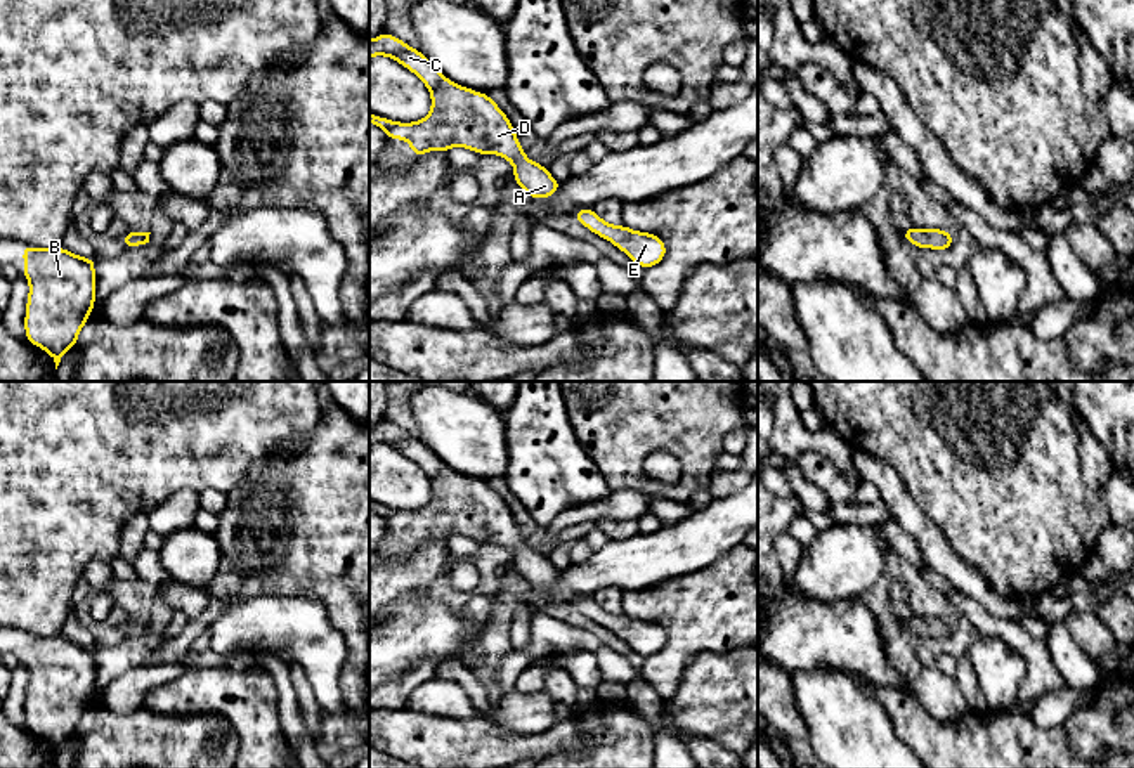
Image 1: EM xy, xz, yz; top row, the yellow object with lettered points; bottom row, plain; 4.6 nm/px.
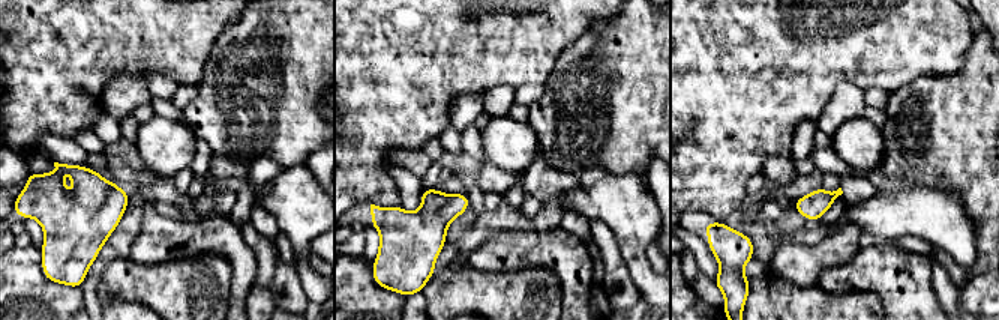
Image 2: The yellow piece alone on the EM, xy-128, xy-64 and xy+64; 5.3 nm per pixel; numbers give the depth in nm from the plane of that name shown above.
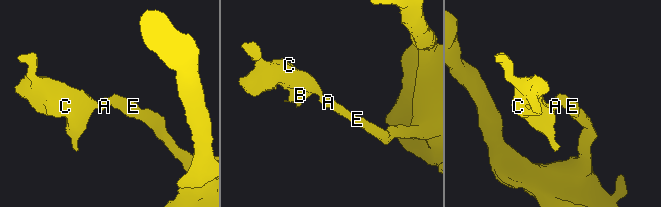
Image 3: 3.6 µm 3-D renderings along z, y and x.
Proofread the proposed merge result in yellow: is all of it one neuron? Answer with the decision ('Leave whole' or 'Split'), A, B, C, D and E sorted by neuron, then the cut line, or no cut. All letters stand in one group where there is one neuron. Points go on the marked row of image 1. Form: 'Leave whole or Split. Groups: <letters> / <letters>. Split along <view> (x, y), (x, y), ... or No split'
Leave whole. Groups: A B C D E. No split

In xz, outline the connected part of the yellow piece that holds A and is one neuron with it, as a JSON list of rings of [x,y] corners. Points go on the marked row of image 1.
[[[390,33],[369,40],[369,59],[375,55],[401,62],[432,95],[432,111],[420,121],[401,123],[369,113],[369,123],[381,128],[387,139],[409,142],[414,159],[427,151],[447,154],[453,146],[461,146],[513,163],[515,184],[532,199],[551,198],[564,185],[546,166],[525,158],[512,121],[487,94],[451,81],[418,49]]]

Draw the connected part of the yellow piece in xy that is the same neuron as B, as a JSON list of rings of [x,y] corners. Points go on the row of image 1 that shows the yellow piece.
[[[66,248],[21,250],[23,276],[29,281],[26,300],[26,340],[43,348],[55,362],[76,347],[78,335],[95,309],[95,262]]]

